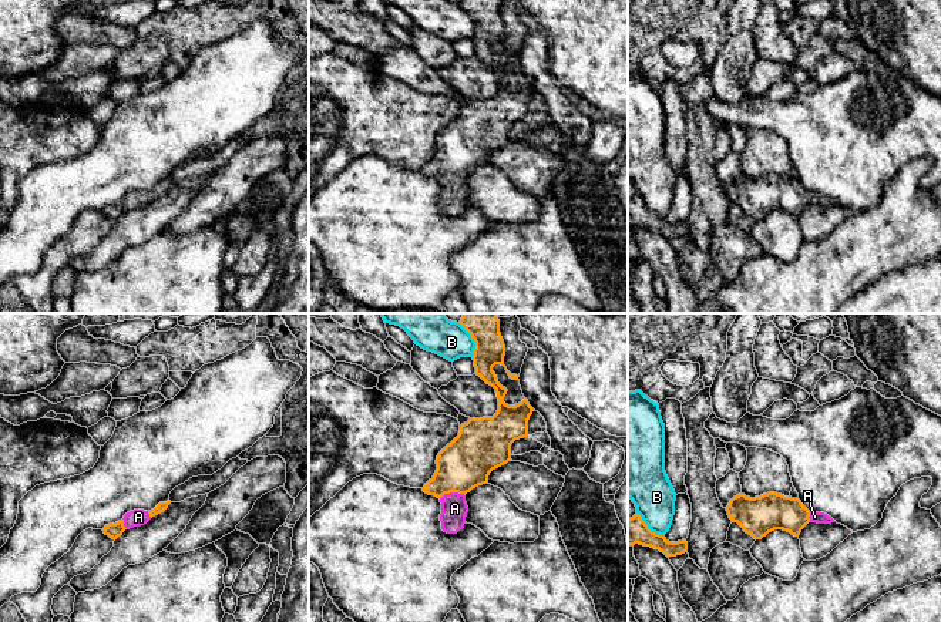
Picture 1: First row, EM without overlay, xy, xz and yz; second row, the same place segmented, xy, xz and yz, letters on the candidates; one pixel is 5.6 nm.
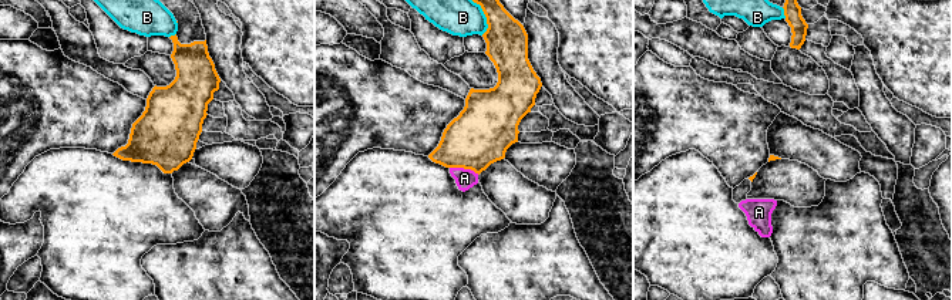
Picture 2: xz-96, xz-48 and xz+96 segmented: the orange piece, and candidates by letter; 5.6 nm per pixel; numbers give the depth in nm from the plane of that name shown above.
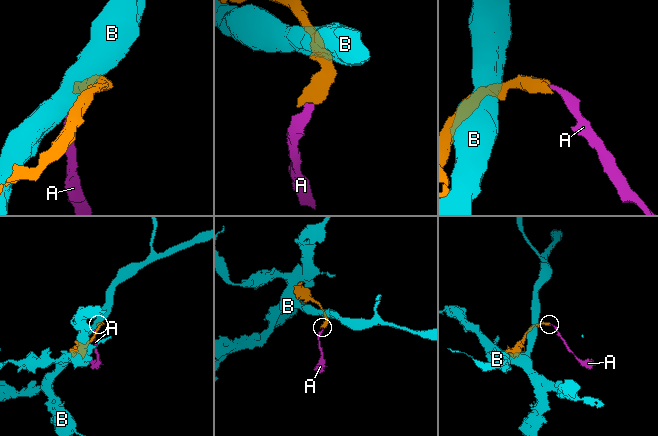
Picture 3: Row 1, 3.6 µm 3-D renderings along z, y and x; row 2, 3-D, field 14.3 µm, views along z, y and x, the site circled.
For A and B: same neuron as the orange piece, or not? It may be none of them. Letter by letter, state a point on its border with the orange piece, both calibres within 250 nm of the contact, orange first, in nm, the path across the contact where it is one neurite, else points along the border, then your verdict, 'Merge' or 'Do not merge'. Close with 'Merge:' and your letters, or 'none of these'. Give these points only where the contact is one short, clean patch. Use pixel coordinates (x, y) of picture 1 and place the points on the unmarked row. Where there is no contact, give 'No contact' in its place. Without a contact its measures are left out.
A: Touches orange at xz (451, 172). Thickness 300 nm (orange) against 150 nm. Path across: xz (466, 144), (451, 161), (451, 172), (454, 190). Merge
B: Touches orange at xz (474, 22). Thickness 170 nm (orange) against 220 nm. Do not merge
Merge: A

